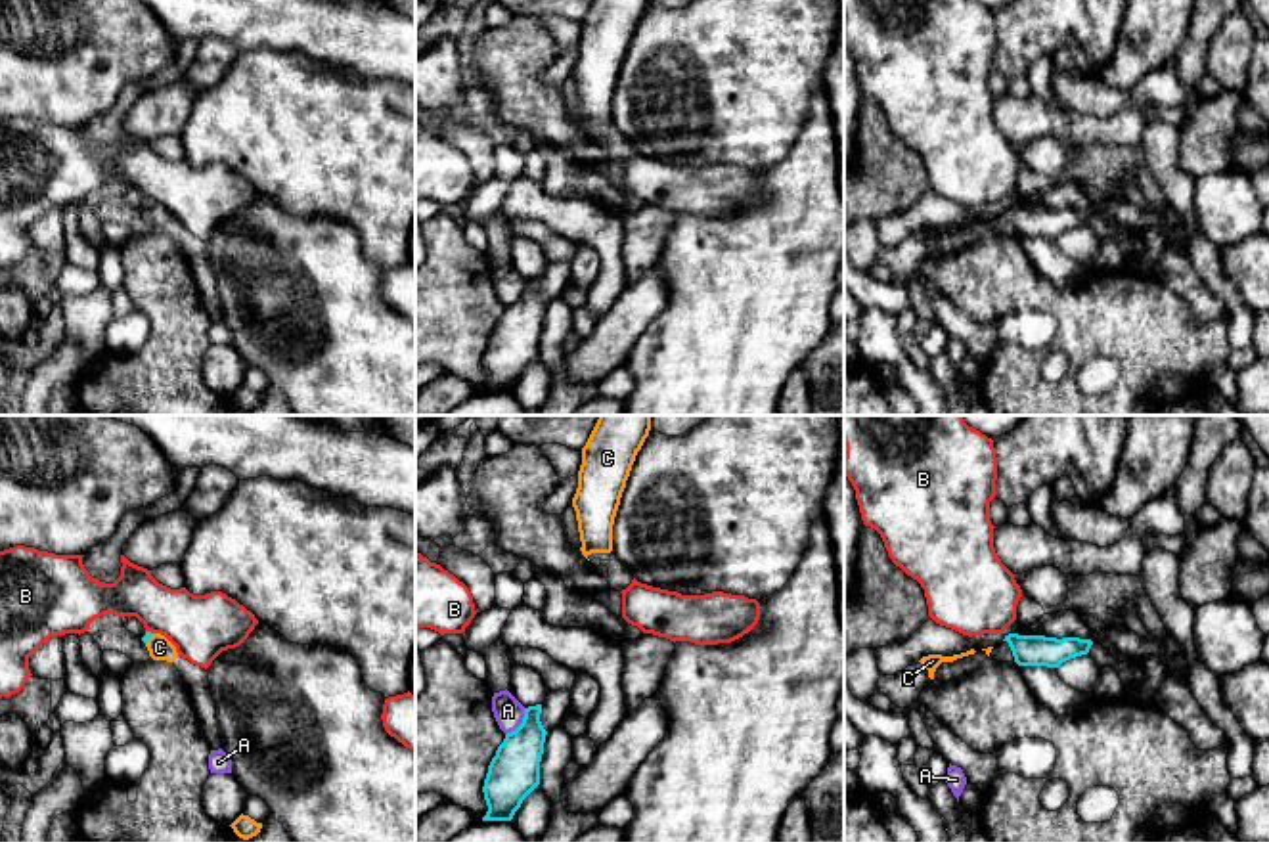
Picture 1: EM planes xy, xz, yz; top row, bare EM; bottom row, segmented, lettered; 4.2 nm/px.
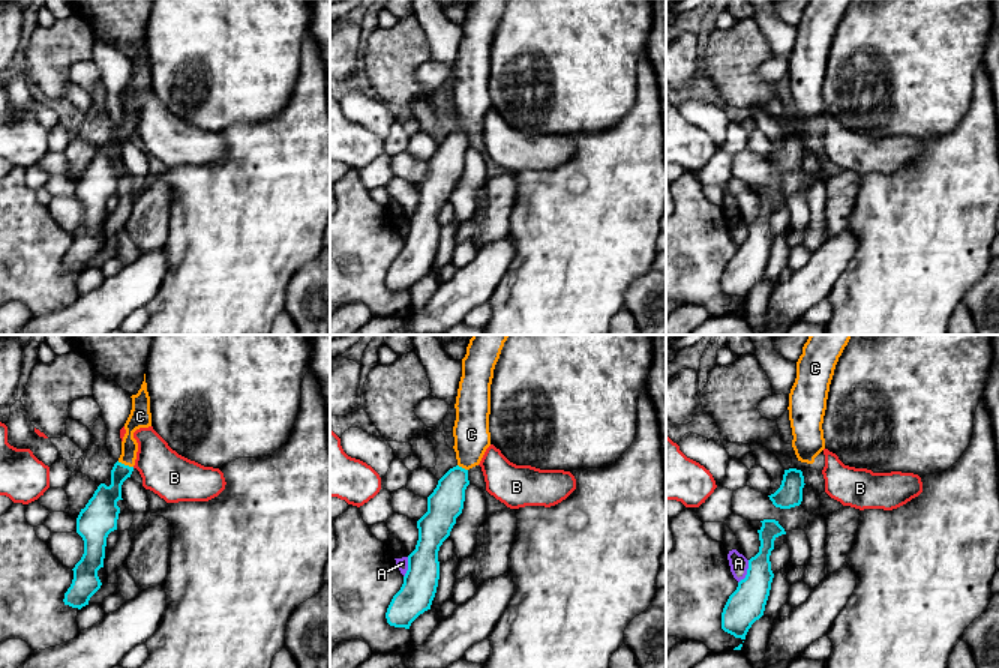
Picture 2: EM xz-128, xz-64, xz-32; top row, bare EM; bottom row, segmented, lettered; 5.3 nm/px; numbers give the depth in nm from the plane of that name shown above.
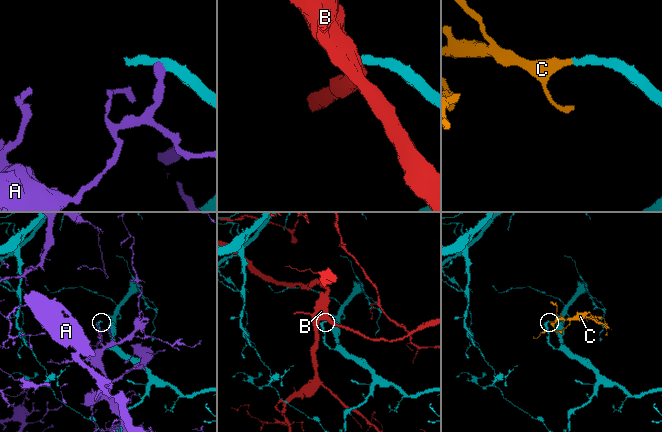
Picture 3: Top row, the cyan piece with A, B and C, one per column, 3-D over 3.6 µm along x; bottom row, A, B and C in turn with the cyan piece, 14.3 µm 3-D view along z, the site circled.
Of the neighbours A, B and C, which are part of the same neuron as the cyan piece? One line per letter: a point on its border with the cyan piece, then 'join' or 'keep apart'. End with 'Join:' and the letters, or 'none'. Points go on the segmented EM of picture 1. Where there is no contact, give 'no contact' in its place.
A: xz (521, 724) | keep apart
B: xy (150, 632) | keep apart
C: xy (148, 638) | join
Join: C

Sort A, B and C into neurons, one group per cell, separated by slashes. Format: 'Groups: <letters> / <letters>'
Groups: A / B / C

